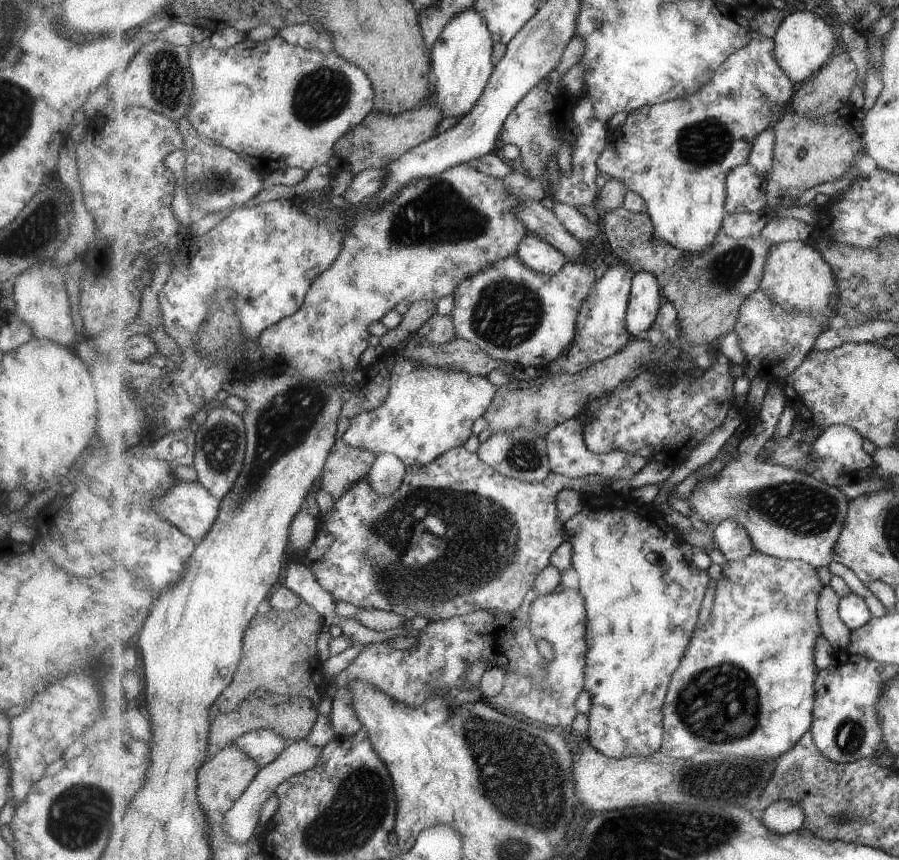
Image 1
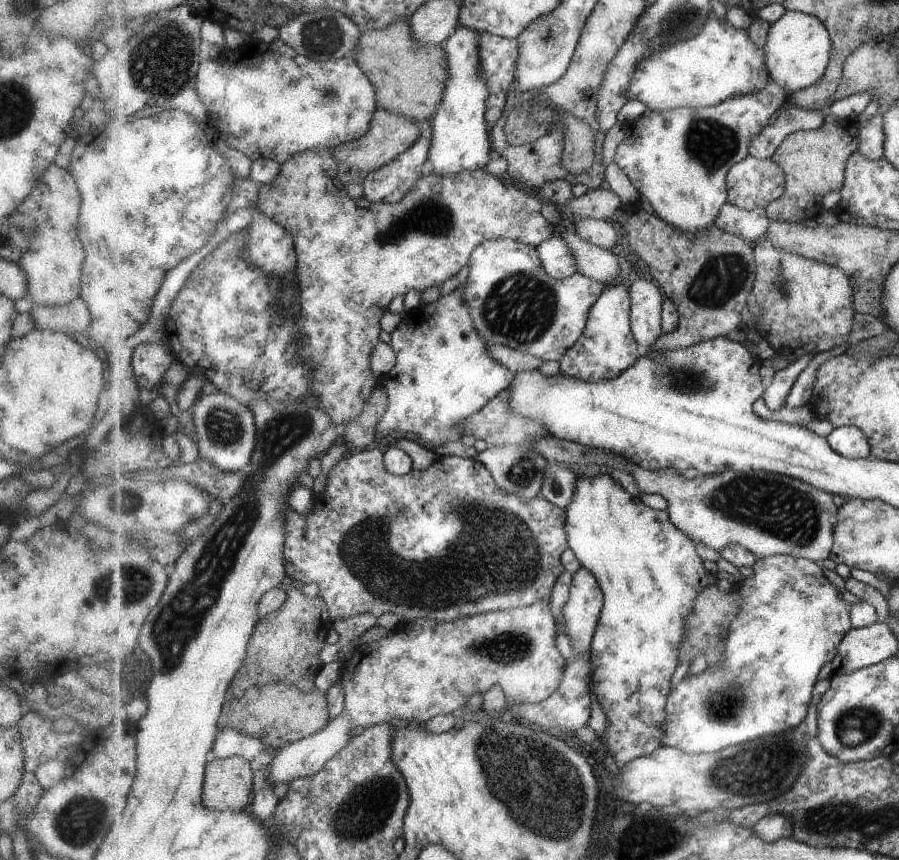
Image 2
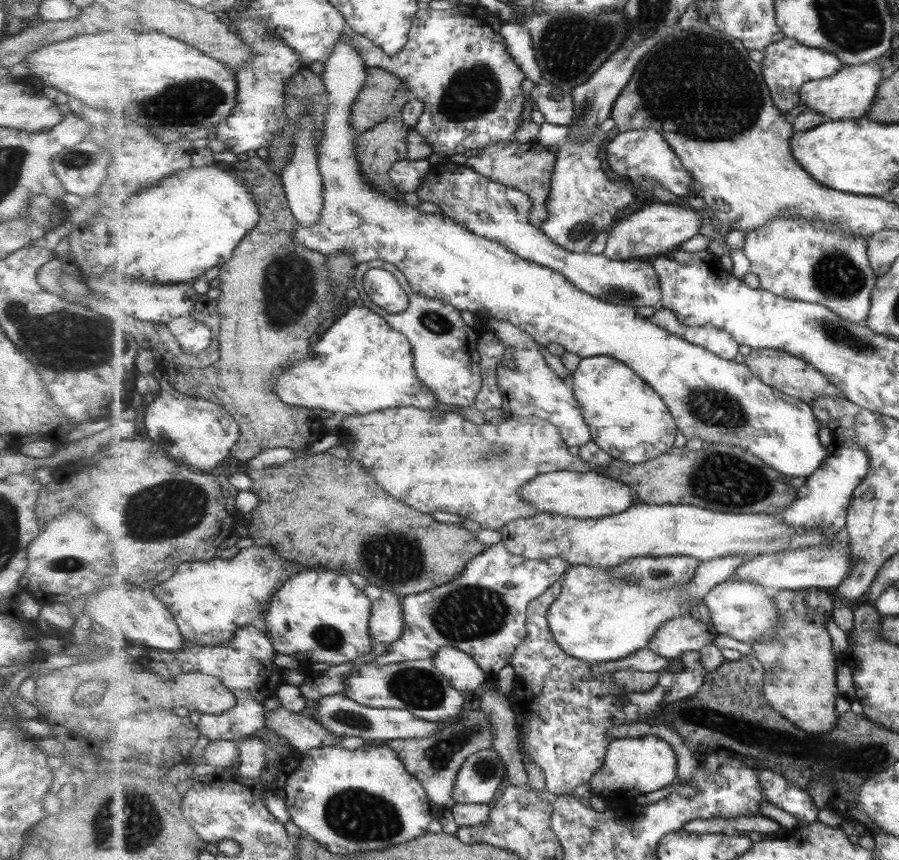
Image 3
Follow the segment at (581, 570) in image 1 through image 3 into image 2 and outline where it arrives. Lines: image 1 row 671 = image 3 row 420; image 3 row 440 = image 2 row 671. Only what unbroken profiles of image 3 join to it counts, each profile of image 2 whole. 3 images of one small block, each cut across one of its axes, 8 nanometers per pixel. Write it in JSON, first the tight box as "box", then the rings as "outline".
{"box":[566,473,712,766],"outline":[[[601,473],[597,476],[581,475],[576,482],[576,491],[571,504],[566,508],[566,531],[568,534],[568,543],[570,549],[575,552],[583,567],[587,567],[601,583],[604,592],[604,609],[596,628],[594,639],[591,645],[592,664],[595,666],[592,674],[593,692],[598,696],[608,714],[608,726],[601,744],[605,751],[615,755],[620,766],[625,766],[639,757],[649,756],[663,746],[663,726],[666,722],[666,704],[671,692],[671,678],[677,672],[677,666],[680,664],[680,644],[683,635],[686,632],[686,618],[694,611],[695,600],[699,593],[712,580],[712,575],[706,569],[704,560],[701,560],[695,543],[670,519],[667,511],[655,510],[647,506],[641,497],[631,494],[621,483],[607,473]]]}

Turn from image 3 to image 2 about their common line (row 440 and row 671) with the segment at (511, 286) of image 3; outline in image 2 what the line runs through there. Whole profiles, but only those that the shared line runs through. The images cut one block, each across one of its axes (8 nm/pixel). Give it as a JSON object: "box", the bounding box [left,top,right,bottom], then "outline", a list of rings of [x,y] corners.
{"box":[663,555,853,754],"outline":[[[791,555],[758,559],[753,576],[741,586],[741,610],[730,626],[724,658],[717,665],[706,664],[705,670],[696,676],[685,676],[668,696],[663,746],[677,747],[693,754],[715,752],[731,744],[735,746],[797,727],[805,722],[810,711],[823,666],[837,656],[839,645],[853,628],[851,605],[843,598],[841,590],[823,574],[820,563]]]}

